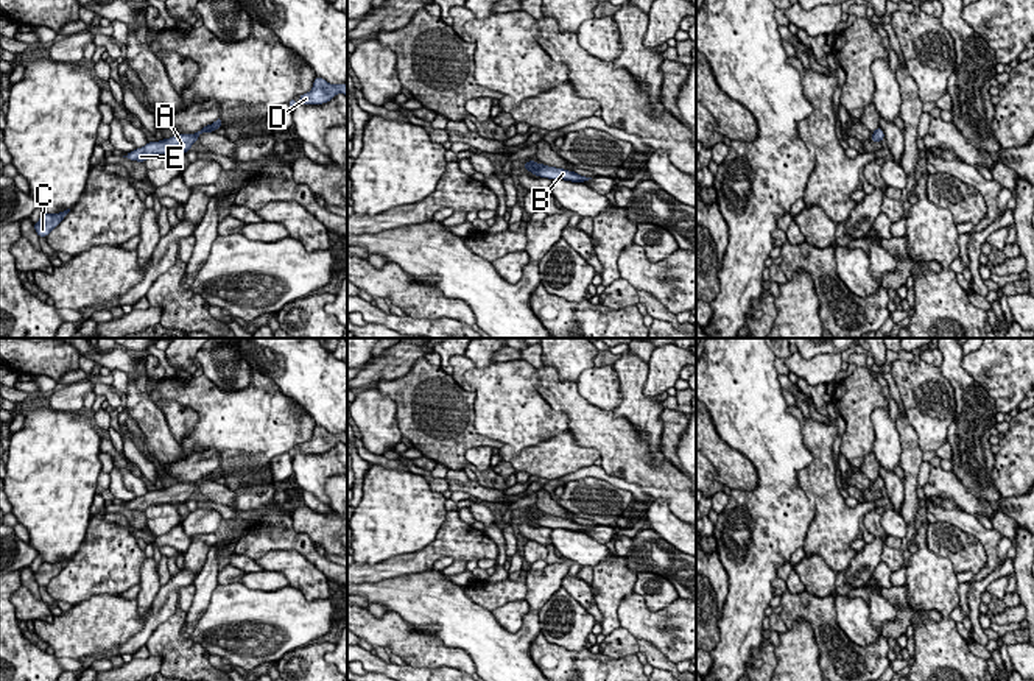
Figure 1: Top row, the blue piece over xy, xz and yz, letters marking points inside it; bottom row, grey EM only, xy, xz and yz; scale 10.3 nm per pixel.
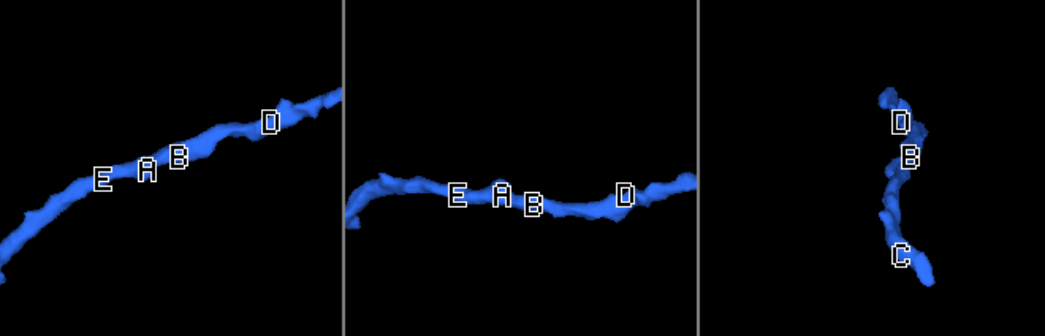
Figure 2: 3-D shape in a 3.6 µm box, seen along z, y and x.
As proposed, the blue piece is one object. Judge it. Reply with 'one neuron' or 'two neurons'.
one neuron

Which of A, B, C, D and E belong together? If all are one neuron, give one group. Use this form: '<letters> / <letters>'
A B C D E

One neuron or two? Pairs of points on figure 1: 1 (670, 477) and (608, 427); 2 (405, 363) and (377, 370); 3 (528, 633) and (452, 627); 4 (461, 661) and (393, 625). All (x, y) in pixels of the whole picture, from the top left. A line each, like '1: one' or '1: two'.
1: one
2: one
3: one
4: one

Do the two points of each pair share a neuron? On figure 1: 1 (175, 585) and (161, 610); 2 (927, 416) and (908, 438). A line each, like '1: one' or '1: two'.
1: one
2: two

